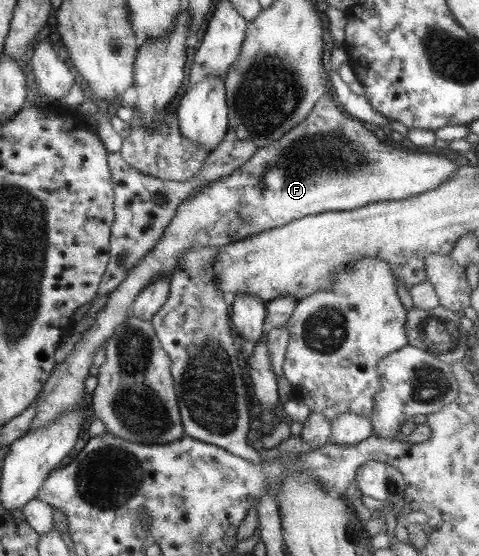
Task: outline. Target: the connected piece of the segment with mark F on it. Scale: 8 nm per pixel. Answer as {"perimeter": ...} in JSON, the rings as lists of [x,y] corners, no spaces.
{"perimeter":[[[324,94],[315,103],[312,111],[295,125],[295,128],[288,130],[278,141],[273,141],[267,148],[256,149],[253,156],[239,165],[227,175],[212,181],[203,186],[191,199],[183,200],[178,206],[167,225],[163,230],[157,243],[127,272],[123,281],[116,285],[116,288],[107,296],[107,302],[95,316],[94,324],[81,336],[81,340],[75,343],[73,353],[65,356],[61,363],[56,364],[39,395],[34,399],[35,416],[29,423],[28,431],[39,429],[47,423],[53,423],[63,411],[75,409],[82,403],[86,396],[83,390],[83,381],[89,375],[88,369],[92,365],[95,349],[102,349],[107,337],[113,333],[115,325],[127,319],[129,313],[127,307],[143,289],[143,285],[149,285],[155,275],[171,275],[171,269],[175,267],[175,261],[179,261],[179,255],[191,245],[195,247],[219,247],[234,241],[240,241],[245,237],[253,236],[267,229],[277,228],[286,225],[288,222],[317,215],[324,212],[351,211],[364,205],[379,201],[399,201],[419,195],[449,180],[449,176],[459,169],[453,161],[439,155],[427,153],[408,153],[406,149],[397,150],[387,147],[378,137],[373,137],[361,122],[351,118],[341,107],[337,107],[328,94]]]}

